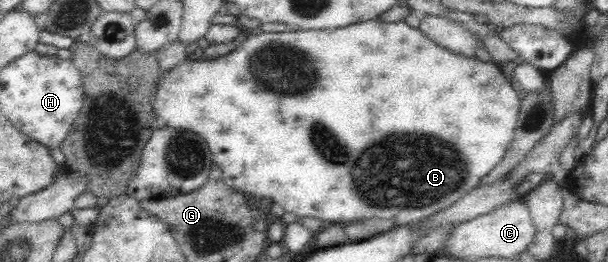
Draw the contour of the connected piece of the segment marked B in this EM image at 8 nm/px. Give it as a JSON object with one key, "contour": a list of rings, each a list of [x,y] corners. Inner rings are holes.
{"contour":[[[369,19],[369,20],[366,20],[366,21],[363,21],[363,22],[358,22],[358,23],[355,23],[355,24],[351,24],[351,25],[348,25],[348,26],[347,26],[347,27],[340,27],[340,28],[337,28],[337,29],[334,29],[334,30],[331,30],[331,31],[329,31],[329,30],[326,30],[326,29],[324,29],[324,30],[301,30],[301,32],[297,32],[297,31],[288,31],[288,32],[261,32],[261,34],[257,34],[257,36],[254,36],[254,35],[251,35],[251,34],[250,34],[250,35],[249,35],[249,36],[248,36],[248,37],[247,37],[247,40],[244,40],[244,42],[243,42],[243,44],[241,44],[241,45],[240,45],[240,46],[239,46],[239,48],[235,48],[235,50],[233,50],[233,52],[230,52],[230,53],[229,53],[229,54],[226,54],[226,55],[225,55],[225,56],[217,56],[217,58],[204,58],[204,56],[203,56],[203,57],[202,57],[202,58],[200,58],[200,59],[197,59],[197,60],[196,60],[196,59],[190,59],[190,58],[189,58],[189,57],[188,57],[188,55],[187,55],[187,57],[186,57],[186,58],[185,58],[185,59],[184,59],[184,60],[183,60],[183,61],[179,61],[179,62],[178,62],[178,63],[177,63],[177,64],[176,64],[176,65],[175,65],[175,66],[173,66],[173,67],[172,67],[172,68],[170,68],[170,69],[168,69],[168,70],[163,70],[163,71],[162,71],[162,72],[159,72],[159,76],[158,76],[158,78],[157,78],[157,90],[154,90],[154,101],[153,101],[153,104],[152,104],[152,109],[153,109],[153,110],[154,110],[154,116],[157,116],[157,117],[158,117],[158,118],[159,118],[159,119],[161,119],[161,127],[169,127],[169,128],[172,128],[172,129],[181,129],[181,130],[186,130],[186,131],[187,131],[187,132],[192,132],[192,133],[195,133],[195,134],[197,134],[197,135],[199,135],[199,136],[201,136],[201,139],[205,139],[205,141],[207,141],[207,147],[209,147],[209,148],[210,148],[210,151],[211,151],[211,156],[212,156],[212,161],[213,161],[213,163],[215,163],[215,165],[217,165],[217,166],[218,166],[218,167],[219,167],[219,169],[221,169],[221,174],[222,174],[222,177],[223,177],[223,180],[224,180],[224,181],[226,181],[226,184],[227,184],[227,185],[230,185],[230,187],[231,187],[231,188],[232,188],[232,189],[235,189],[235,191],[241,191],[241,192],[242,192],[242,193],[243,193],[243,194],[245,194],[245,195],[247,195],[247,196],[250,196],[250,195],[251,195],[251,196],[252,196],[252,195],[253,195],[253,196],[259,196],[259,197],[261,197],[261,198],[268,198],[268,199],[270,199],[270,200],[272,200],[272,201],[273,201],[273,204],[279,204],[279,206],[282,206],[282,207],[283,207],[283,208],[284,208],[284,210],[285,210],[285,212],[290,212],[290,213],[291,213],[291,214],[294,214],[294,215],[295,215],[295,216],[296,216],[296,218],[297,218],[297,220],[300,220],[300,219],[301,219],[301,218],[305,218],[305,217],[313,217],[313,218],[318,218],[318,219],[320,219],[320,220],[323,220],[323,221],[324,221],[324,222],[325,222],[325,224],[332,224],[332,223],[338,223],[338,224],[346,224],[346,223],[350,223],[350,222],[353,222],[353,221],[358,221],[358,220],[363,220],[363,219],[368,219],[368,218],[383,218],[383,219],[395,219],[395,221],[396,221],[396,222],[397,222],[397,223],[398,223],[398,224],[399,224],[399,225],[409,225],[409,224],[410,224],[410,223],[413,223],[413,222],[416,222],[416,221],[421,221],[421,220],[422,220],[422,219],[425,219],[425,218],[426,218],[426,217],[429,217],[429,216],[431,216],[431,215],[432,215],[432,214],[435,214],[435,213],[436,213],[436,212],[439,212],[439,211],[440,211],[440,210],[443,210],[443,209],[444,209],[444,208],[447,208],[447,207],[448,207],[448,206],[451,206],[451,205],[452,205],[452,204],[455,204],[455,201],[456,201],[456,200],[459,200],[459,199],[462,199],[462,198],[463,198],[463,196],[465,196],[465,195],[466,195],[466,194],[467,194],[467,193],[468,193],[468,192],[469,192],[469,191],[472,191],[472,190],[473,190],[473,189],[474,189],[474,188],[475,188],[475,187],[477,187],[477,184],[479,184],[479,180],[481,180],[481,178],[483,178],[483,176],[485,176],[485,174],[487,174],[487,172],[489,172],[489,170],[491,170],[491,168],[493,168],[493,166],[495,166],[495,164],[497,164],[497,162],[499,162],[499,161],[500,161],[500,160],[501,160],[501,158],[503,158],[503,155],[504,155],[504,154],[505,154],[505,152],[507,152],[507,149],[508,149],[508,148],[509,148],[509,146],[511,146],[511,143],[512,143],[512,142],[513,142],[513,139],[514,139],[514,138],[515,138],[515,129],[516,129],[516,120],[517,120],[517,119],[518,119],[518,115],[519,115],[519,112],[520,112],[520,106],[521,106],[521,102],[522,102],[522,101],[521,101],[521,100],[519,100],[519,98],[518,98],[518,97],[517,97],[517,94],[516,94],[516,93],[515,93],[515,90],[514,90],[514,89],[513,89],[513,86],[512,86],[512,85],[511,85],[511,83],[509,83],[509,81],[507,81],[507,78],[506,78],[506,77],[505,77],[505,76],[504,76],[504,75],[503,75],[503,74],[502,74],[502,73],[501,73],[501,69],[499,69],[499,66],[498,66],[498,64],[495,64],[495,63],[485,63],[485,62],[482,62],[482,61],[479,61],[479,60],[478,60],[478,59],[477,59],[477,58],[476,58],[476,57],[466,57],[466,56],[463,56],[463,55],[459,55],[459,53],[454,53],[454,52],[451,52],[451,51],[450,51],[450,50],[449,50],[449,49],[445,49],[445,48],[442,48],[442,47],[441,47],[441,46],[438,46],[438,45],[437,45],[437,44],[436,44],[436,43],[435,43],[435,42],[434,42],[434,41],[433,41],[433,40],[430,40],[430,39],[429,39],[429,38],[427,38],[427,37],[425,37],[425,36],[424,36],[424,35],[423,35],[423,34],[422,34],[422,33],[421,33],[421,32],[420,32],[420,31],[419,31],[419,30],[418,30],[418,28],[411,28],[411,26],[408,26],[408,25],[406,25],[406,23],[405,23],[405,22],[404,22],[404,21],[400,21],[400,22],[395,22],[395,23],[390,23],[390,22],[389,22],[389,21],[379,21],[379,20],[377,20],[377,19]],[[313,122],[323,122],[323,126],[325,126],[325,130],[317,130],[317,128],[315,128],[315,130],[313,130]],[[331,132],[333,132],[333,134],[337,134],[337,136],[341,136],[341,146],[331,146],[331,142],[329,142],[329,138],[331,138]],[[317,136],[319,136],[319,142],[329,142],[329,144],[327,144],[327,146],[311,146],[311,144],[313,144],[313,138],[317,138]]]}

